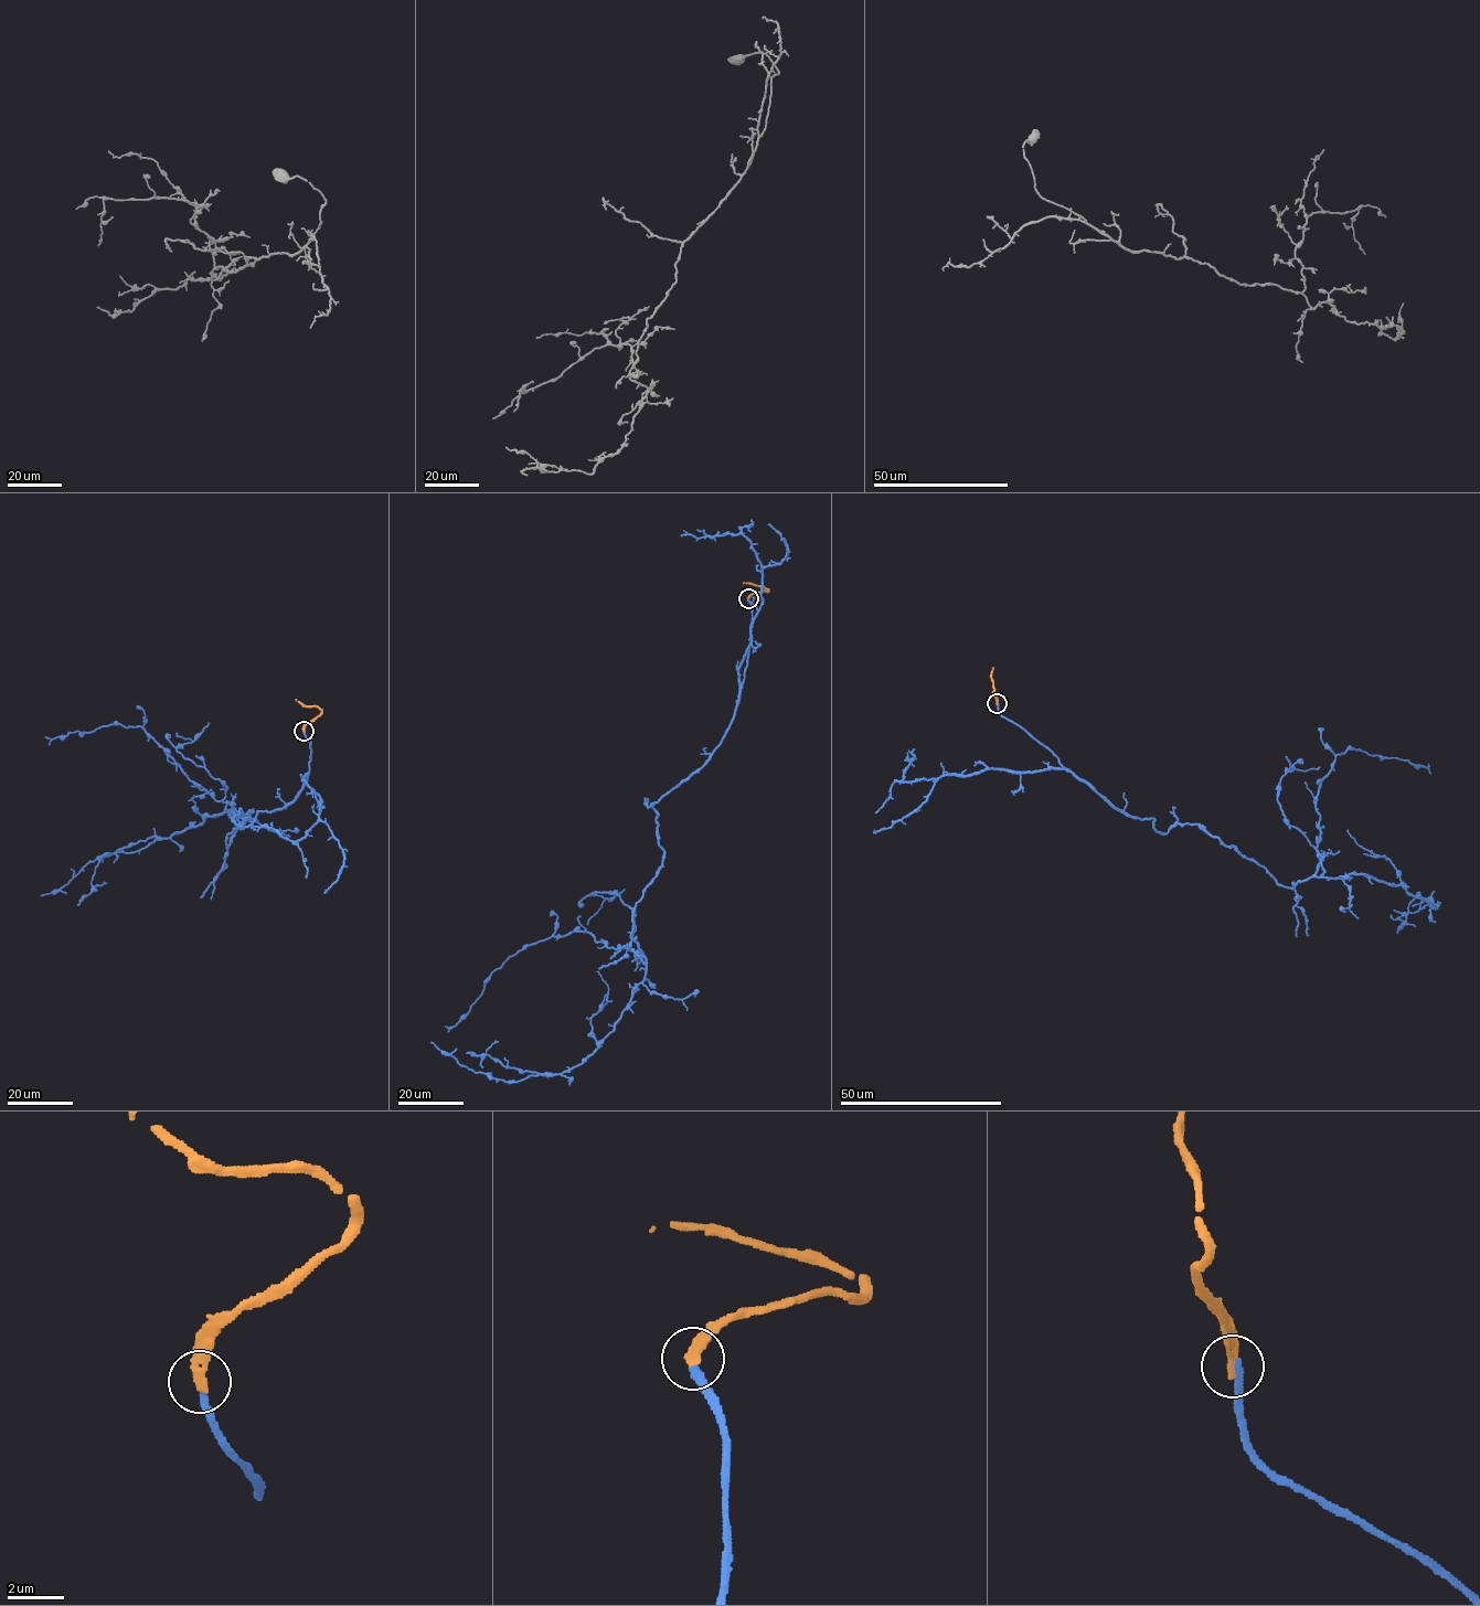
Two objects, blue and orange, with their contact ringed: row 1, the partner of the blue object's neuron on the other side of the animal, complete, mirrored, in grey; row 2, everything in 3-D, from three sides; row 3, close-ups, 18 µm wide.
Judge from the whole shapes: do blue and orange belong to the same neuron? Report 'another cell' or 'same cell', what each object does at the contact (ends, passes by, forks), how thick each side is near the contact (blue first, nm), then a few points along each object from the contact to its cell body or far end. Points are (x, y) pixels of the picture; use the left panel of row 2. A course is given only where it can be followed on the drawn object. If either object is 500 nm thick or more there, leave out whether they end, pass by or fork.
another cell; blue ends there; orange ends there; 240 nm thick on the blue side, 280 nm on the other; blue runs (304, 731), (302, 789), (242, 829), (241, 808), (227, 847), (232, 809), (41, 895); orange runs (304, 731), (321, 709), (304, 706), (296, 699)

